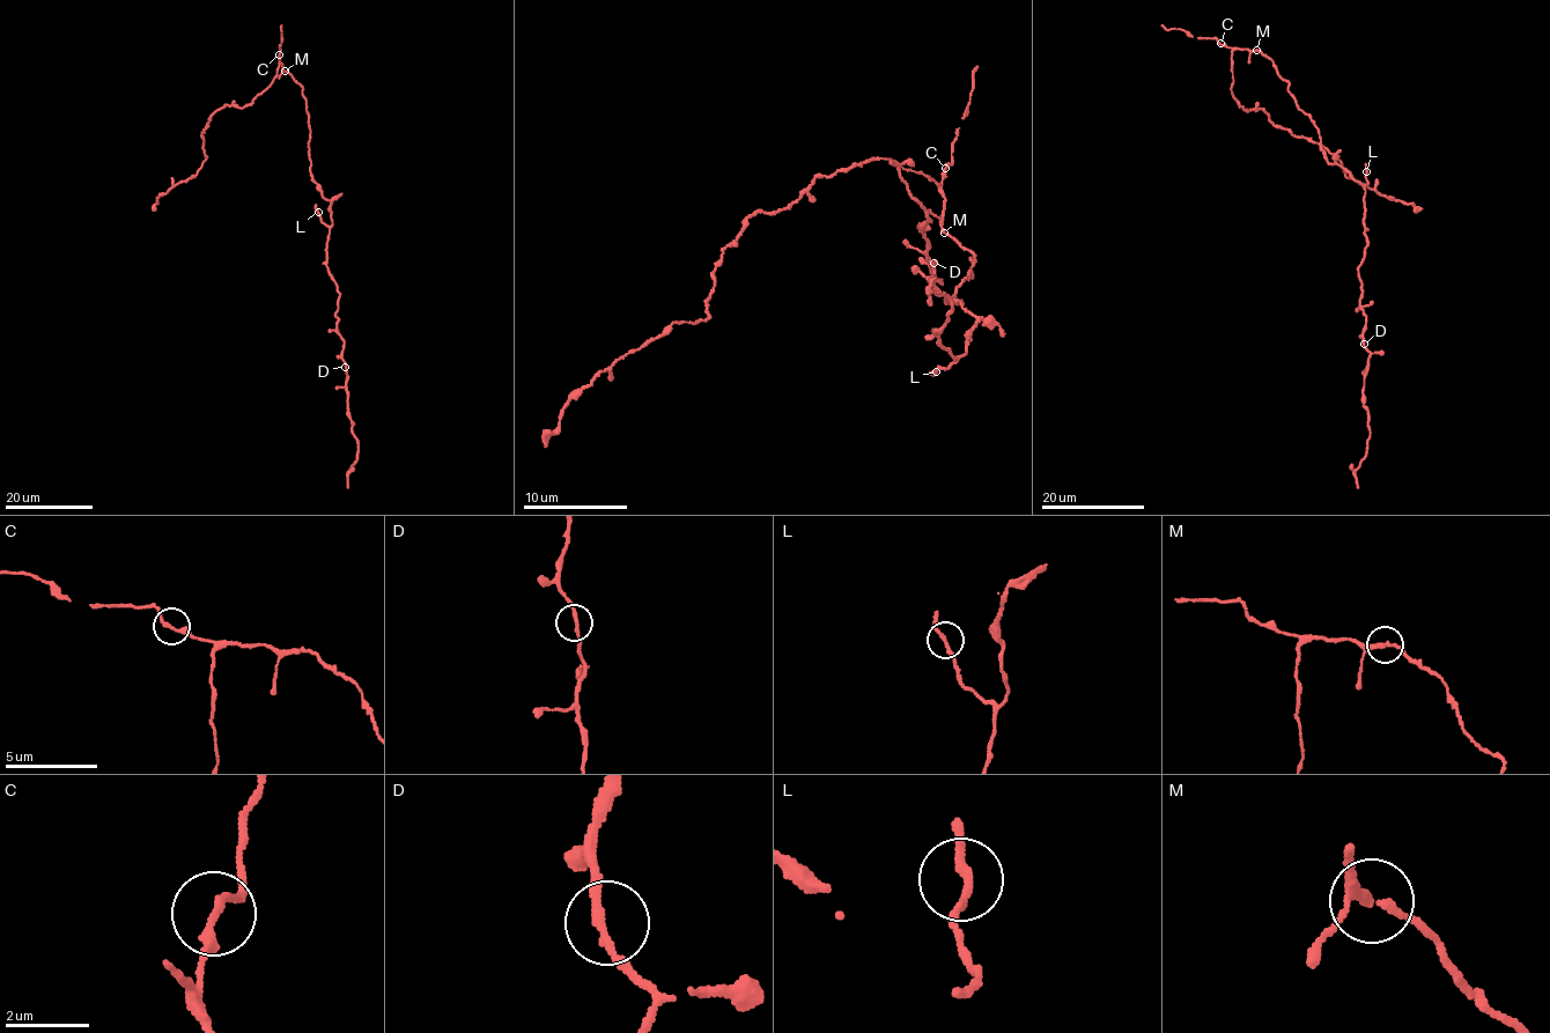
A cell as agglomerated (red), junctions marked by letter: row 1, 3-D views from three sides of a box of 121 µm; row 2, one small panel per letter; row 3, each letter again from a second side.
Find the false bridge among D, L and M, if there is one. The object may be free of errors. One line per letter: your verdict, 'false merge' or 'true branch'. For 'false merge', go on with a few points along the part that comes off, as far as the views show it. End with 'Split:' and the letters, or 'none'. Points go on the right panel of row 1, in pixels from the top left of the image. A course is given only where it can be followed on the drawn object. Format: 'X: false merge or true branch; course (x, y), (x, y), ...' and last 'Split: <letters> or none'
D: true branch
L: true branch
M: true branch
Split: none

